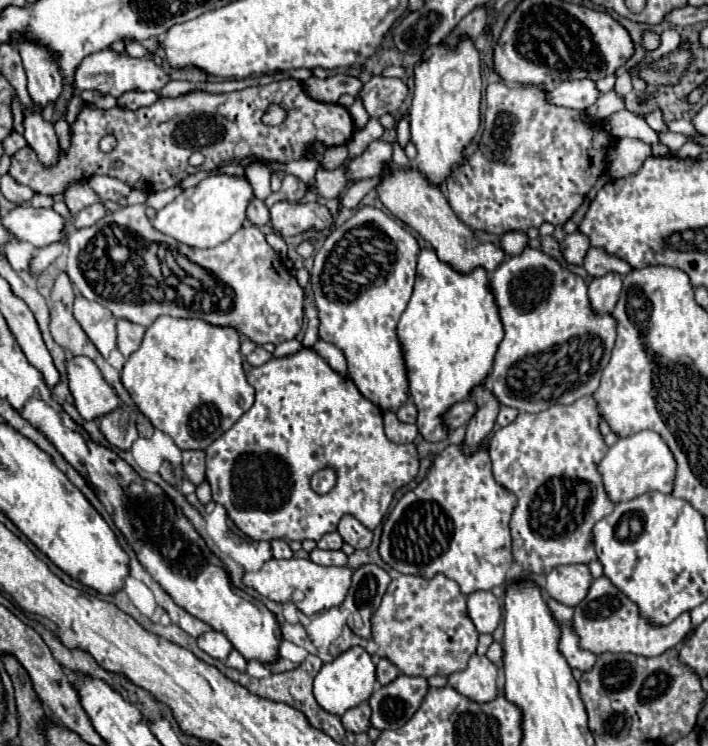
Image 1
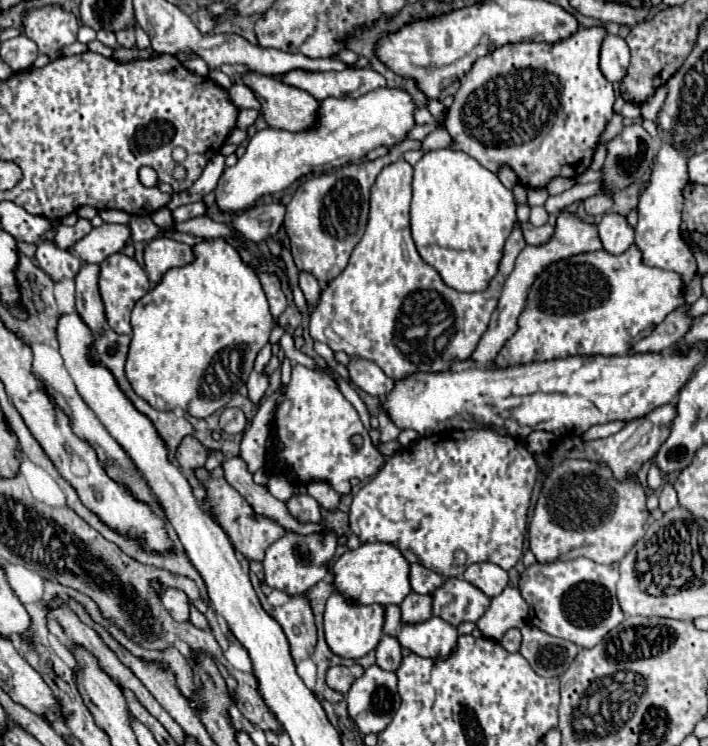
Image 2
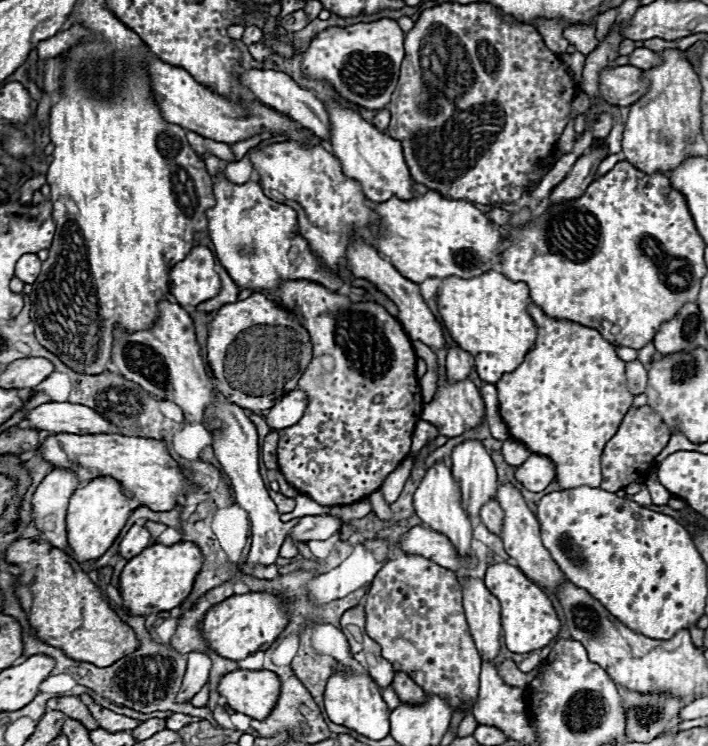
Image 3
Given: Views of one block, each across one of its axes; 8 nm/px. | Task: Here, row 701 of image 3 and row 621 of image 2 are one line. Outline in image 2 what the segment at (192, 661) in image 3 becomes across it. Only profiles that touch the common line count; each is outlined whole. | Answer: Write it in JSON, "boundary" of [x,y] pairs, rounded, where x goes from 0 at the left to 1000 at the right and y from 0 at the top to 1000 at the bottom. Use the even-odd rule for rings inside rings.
{"boundary":[[[246,788],[232,791],[229,807],[232,807],[232,815],[243,823],[243,828],[249,834],[266,834],[268,831],[268,804],[260,794],[246,791]]]}

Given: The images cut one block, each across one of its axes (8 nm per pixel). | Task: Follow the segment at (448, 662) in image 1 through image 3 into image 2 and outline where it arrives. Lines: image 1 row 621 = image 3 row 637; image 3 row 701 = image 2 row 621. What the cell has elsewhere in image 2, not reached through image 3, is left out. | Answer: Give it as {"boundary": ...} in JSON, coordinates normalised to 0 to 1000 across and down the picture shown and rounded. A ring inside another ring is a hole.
{"boundary":[[[630,775],[624,786],[619,786],[607,799],[610,826],[619,826],[638,839],[672,834],[692,810],[692,802],[655,775]]]}

